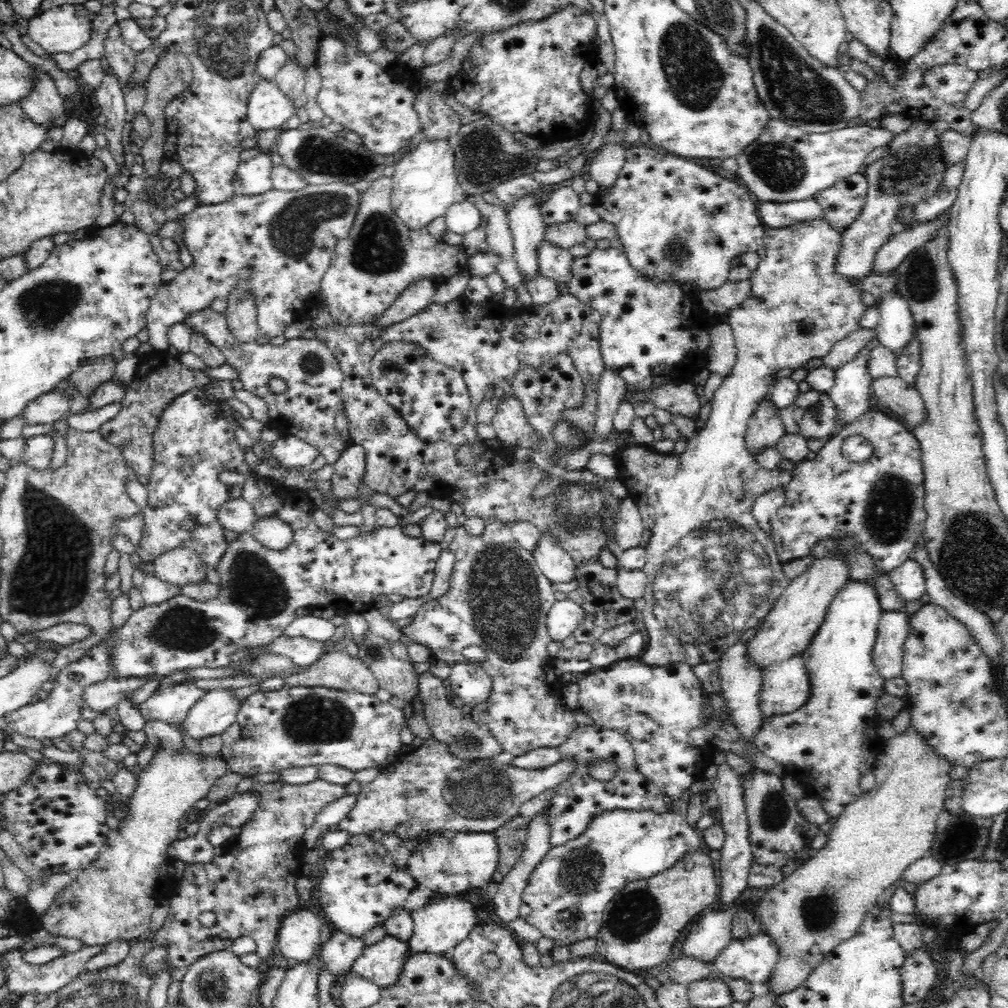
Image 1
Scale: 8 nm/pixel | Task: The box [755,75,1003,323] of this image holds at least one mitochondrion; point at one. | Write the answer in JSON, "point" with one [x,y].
{"point":[916,167]}

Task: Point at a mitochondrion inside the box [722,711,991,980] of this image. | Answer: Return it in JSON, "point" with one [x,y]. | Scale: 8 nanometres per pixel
{"point":[818,912]}

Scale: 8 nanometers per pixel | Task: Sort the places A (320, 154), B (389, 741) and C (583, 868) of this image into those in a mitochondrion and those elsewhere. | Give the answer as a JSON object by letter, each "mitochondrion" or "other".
{"A":"mitochondrion","B":"other","C":"mitochondrion"}

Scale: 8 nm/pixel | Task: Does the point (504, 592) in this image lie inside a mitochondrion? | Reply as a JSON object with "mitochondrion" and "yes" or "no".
{"mitochondrion":"yes"}

